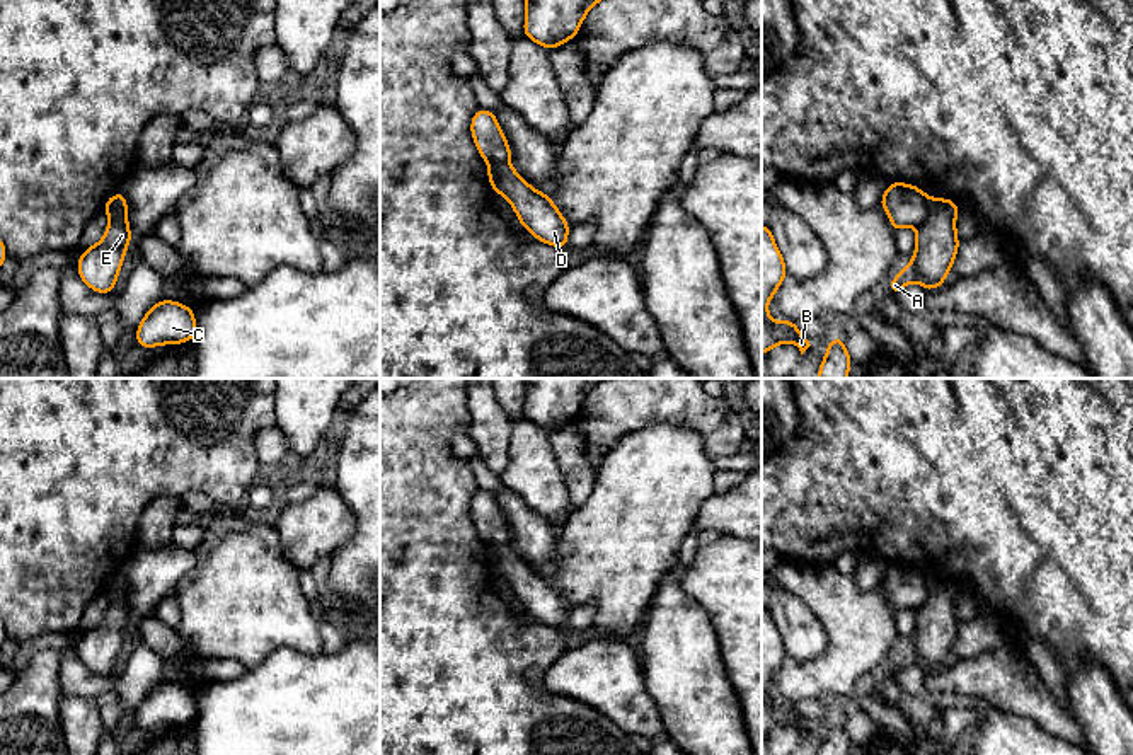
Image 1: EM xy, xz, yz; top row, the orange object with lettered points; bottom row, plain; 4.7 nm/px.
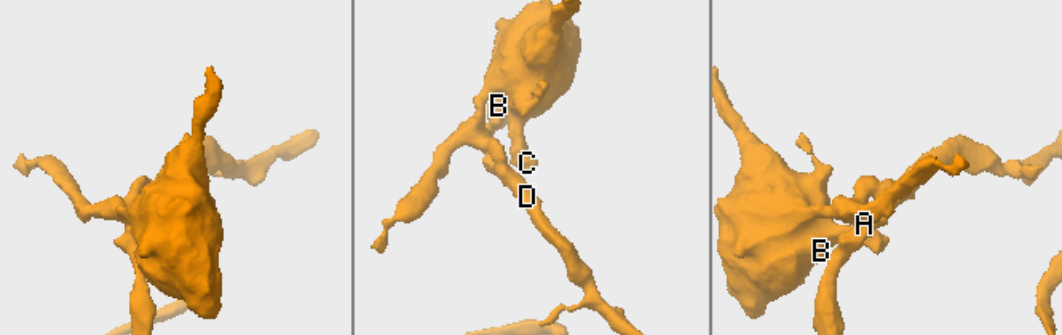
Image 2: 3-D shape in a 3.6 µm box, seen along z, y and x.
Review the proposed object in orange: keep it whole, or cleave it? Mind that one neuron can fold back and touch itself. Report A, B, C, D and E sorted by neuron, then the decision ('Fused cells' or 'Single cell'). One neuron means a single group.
Groups: A D E / B C. Fused cells

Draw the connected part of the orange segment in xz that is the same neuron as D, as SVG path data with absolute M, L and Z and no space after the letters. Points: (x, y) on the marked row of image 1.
M491 162L487 176L494 193L513 206L520 223L540 242L566 249L569 223L554 201L532 187L508 162Z

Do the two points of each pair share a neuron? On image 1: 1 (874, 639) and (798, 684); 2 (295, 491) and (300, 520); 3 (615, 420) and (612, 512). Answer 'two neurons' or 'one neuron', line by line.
1: one neuron
2: two neurons
3: two neurons

